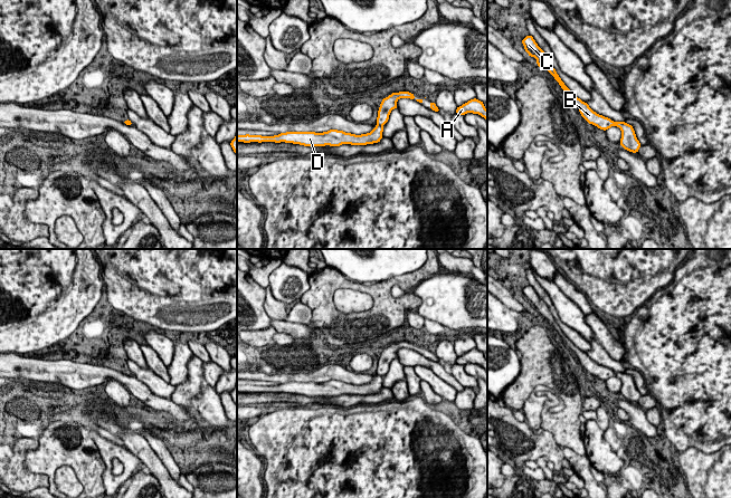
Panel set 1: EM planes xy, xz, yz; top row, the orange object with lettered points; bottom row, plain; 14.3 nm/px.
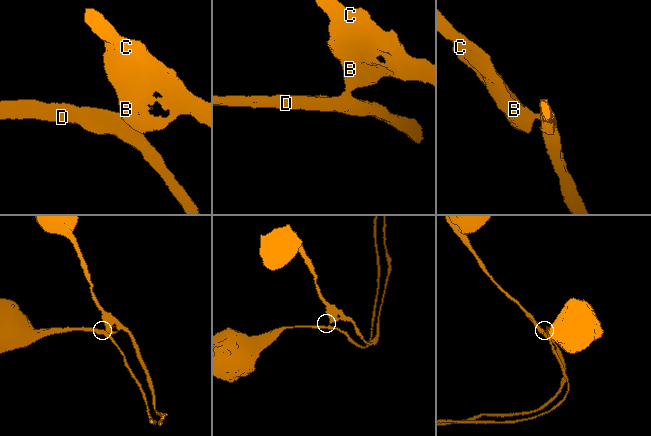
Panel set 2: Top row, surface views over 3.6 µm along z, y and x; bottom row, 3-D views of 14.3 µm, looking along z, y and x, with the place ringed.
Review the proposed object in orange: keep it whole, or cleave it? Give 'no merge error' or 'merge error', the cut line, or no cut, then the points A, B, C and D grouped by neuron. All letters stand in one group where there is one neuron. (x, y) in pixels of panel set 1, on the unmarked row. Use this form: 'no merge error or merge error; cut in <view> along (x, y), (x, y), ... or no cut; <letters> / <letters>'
merge error; cut in xz along (378, 374), (381, 376); A B C / D

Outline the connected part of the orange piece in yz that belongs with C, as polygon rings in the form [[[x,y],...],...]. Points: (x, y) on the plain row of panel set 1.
[[[528,285],[523,290],[521,291],[524,296],[524,300],[529,304],[530,307],[534,307],[538,312],[537,315],[541,319],[547,319],[554,329],[559,333],[561,338],[566,342],[566,344],[575,352],[577,357],[579,358],[579,362],[581,366],[589,373],[595,376],[597,376],[600,380],[607,381],[611,376],[615,375],[615,372],[613,372],[610,368],[605,367],[602,365],[597,364],[594,362],[589,355],[585,352],[582,352],[580,348],[578,348],[561,331],[559,325],[557,324],[556,319],[553,318],[548,305],[538,296],[535,290],[532,286]]]

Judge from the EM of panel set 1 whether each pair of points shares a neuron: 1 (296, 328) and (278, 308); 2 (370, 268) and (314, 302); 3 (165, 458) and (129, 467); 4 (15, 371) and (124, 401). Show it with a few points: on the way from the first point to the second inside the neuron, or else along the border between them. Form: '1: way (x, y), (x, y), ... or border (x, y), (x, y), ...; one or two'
1: border (272, 318), (284, 321); two
2: border (329, 265), (361, 284); two
3: border (125, 448), (142, 461); two
4: border (105, 383), (108, 380), (117, 380), (130, 393); two

